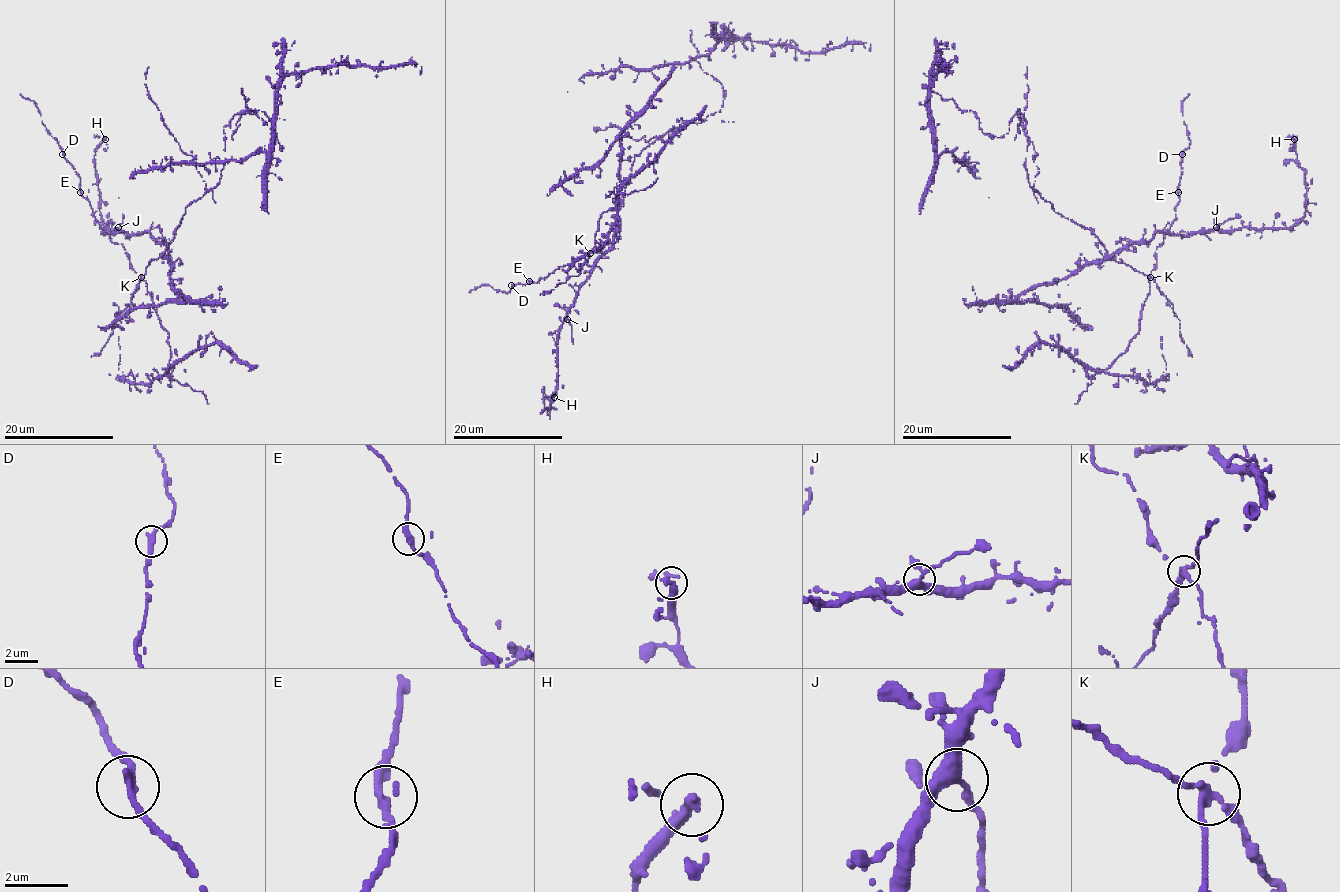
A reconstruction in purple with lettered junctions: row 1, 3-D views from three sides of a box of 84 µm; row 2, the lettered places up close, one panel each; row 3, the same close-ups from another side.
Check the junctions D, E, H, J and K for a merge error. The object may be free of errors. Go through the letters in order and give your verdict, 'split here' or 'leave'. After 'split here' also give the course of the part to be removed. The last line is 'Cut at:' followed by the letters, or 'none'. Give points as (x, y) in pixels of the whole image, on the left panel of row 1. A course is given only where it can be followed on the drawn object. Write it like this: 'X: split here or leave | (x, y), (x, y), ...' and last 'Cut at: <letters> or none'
D: leave
E: leave
H: leave
J: leave
K: split here | (142, 276), (192, 201), (217, 185), (223, 126), (251, 113), (274, 137), (270, 118), (251, 110), (241, 88)
Cut at: K

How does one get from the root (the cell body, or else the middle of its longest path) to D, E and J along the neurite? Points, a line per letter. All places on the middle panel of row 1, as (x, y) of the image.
D: (674, 130), (634, 157), (625, 197), (601, 214), (589, 253), (536, 283), (529, 280), (528, 284), (511, 285)
E: (674, 130), (659, 137), (634, 157), (625, 197), (614, 209), (601, 214), (592, 250), (536, 283), (529, 281)
J: (674, 130), (634, 157), (625, 197), (616, 201), (618, 231), (614, 243), (596, 261), (567, 319)

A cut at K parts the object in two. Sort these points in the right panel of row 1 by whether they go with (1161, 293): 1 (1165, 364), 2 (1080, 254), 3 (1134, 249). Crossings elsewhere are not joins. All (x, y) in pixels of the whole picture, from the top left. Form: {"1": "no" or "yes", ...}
{"1": "no", "2": "no", "3": "no"}

